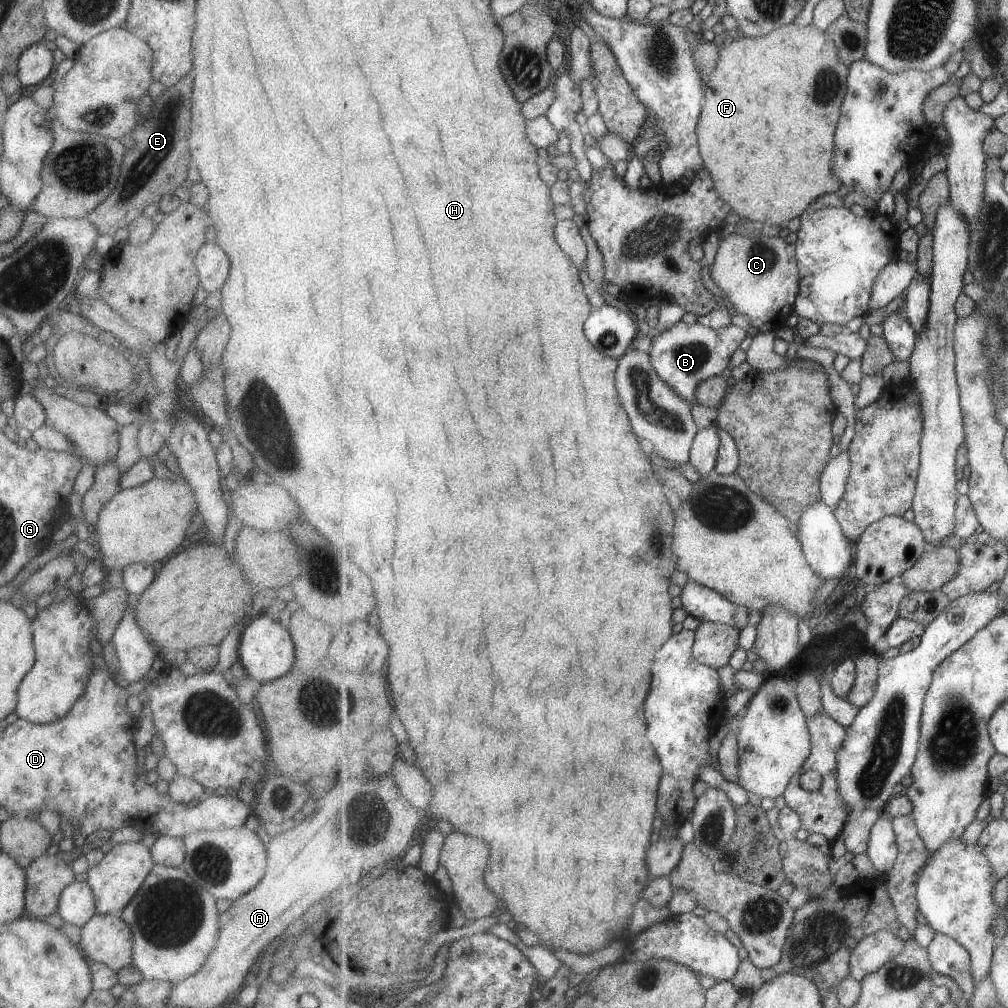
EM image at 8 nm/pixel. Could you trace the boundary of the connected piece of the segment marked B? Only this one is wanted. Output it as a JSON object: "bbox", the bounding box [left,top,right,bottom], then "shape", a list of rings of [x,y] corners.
{"bbox":[650,323,752,405],"shape":[[[679,323],[663,331],[663,334],[659,336],[655,337],[653,333],[651,334],[653,348],[651,348],[650,356],[659,377],[663,378],[669,386],[673,386],[673,390],[681,398],[685,398],[687,402],[694,405],[699,384],[714,376],[726,375],[731,356],[737,352],[743,338],[747,335],[752,335],[748,328],[742,329],[733,325],[724,328],[709,328],[698,323],[691,326]]]}

